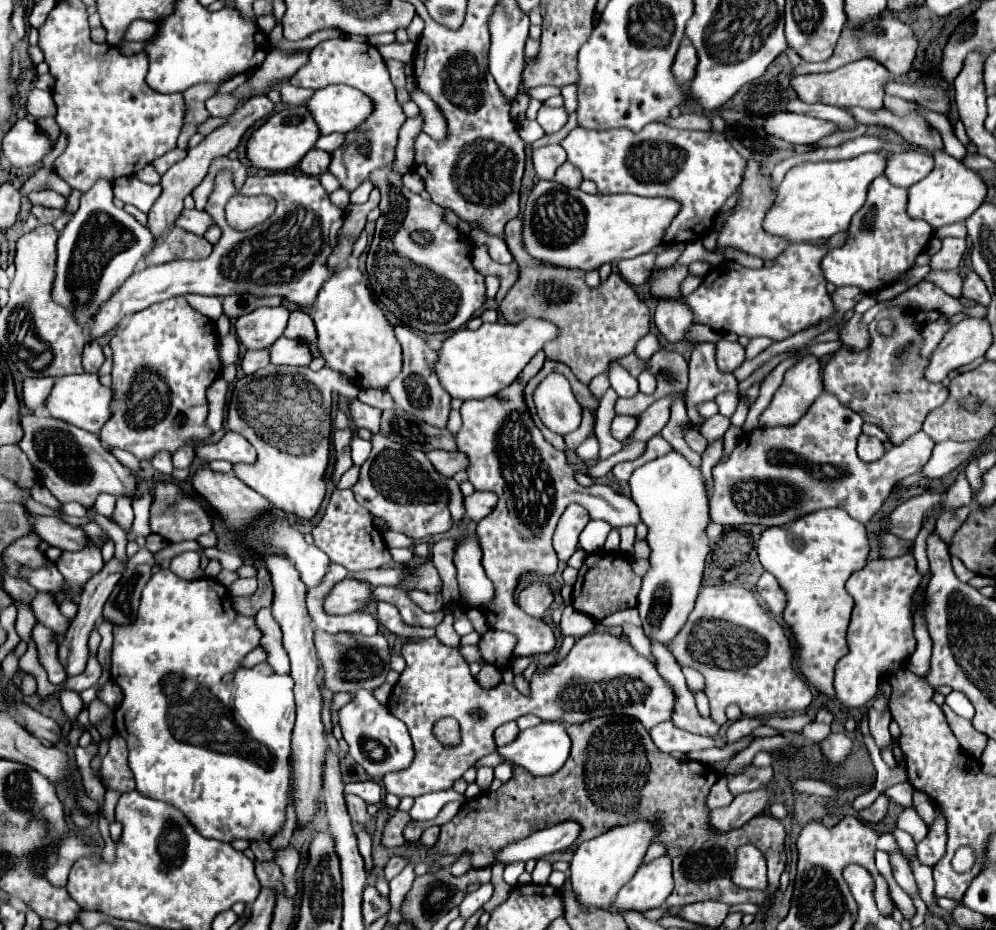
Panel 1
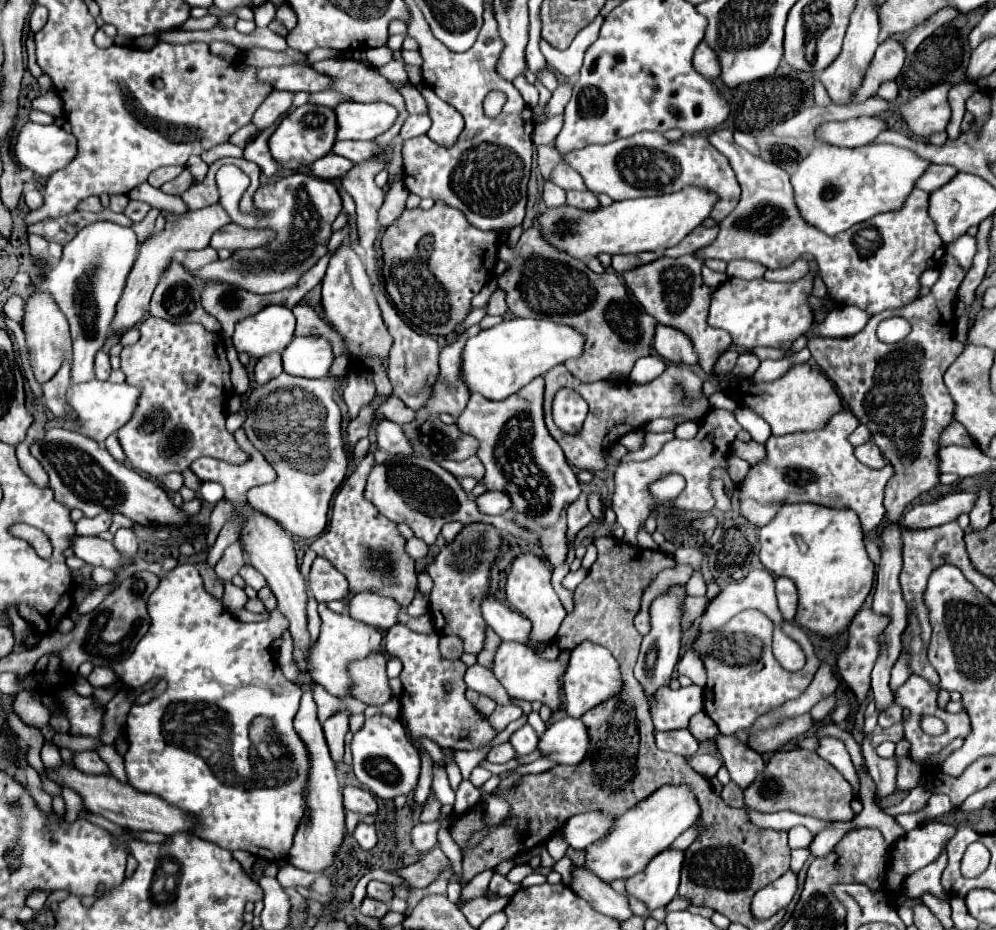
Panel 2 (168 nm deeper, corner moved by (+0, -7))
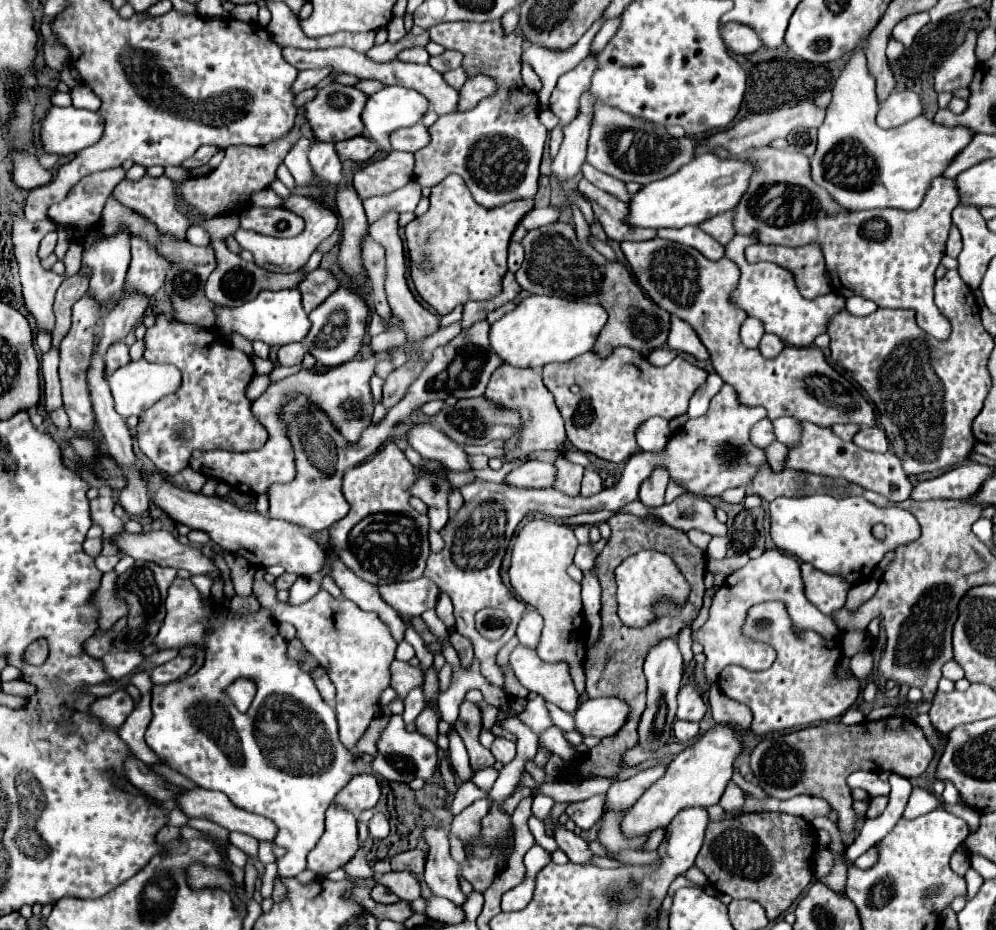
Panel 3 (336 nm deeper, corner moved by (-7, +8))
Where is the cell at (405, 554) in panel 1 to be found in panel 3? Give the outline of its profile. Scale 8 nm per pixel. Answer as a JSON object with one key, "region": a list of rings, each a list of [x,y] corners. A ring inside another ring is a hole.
{"region":[[[440,592],[440,596],[438,596],[438,602],[436,602],[436,614],[438,614],[438,618],[446,624],[446,628],[448,628],[448,630],[452,630],[452,628],[454,628],[452,602],[450,602],[450,598],[448,598],[448,594],[446,594],[446,592]]]}

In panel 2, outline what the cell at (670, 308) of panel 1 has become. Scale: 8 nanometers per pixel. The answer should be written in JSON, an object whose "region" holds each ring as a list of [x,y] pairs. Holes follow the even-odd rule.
{"region":[[[657,325],[655,331],[655,351],[669,363],[675,365],[697,365],[697,353],[693,351],[693,345],[685,333],[679,329]]]}

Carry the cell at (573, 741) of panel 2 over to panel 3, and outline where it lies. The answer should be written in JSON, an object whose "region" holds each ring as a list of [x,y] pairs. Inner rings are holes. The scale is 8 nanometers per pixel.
{"region":[[[596,698],[584,700],[574,712],[576,730],[582,736],[606,738],[616,734],[624,726],[628,716],[628,706],[616,698]]]}

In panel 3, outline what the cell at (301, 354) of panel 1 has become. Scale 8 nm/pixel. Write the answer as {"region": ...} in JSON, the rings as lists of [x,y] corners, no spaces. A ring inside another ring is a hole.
{"region":[[[338,288],[336,294],[332,294],[324,304],[320,304],[320,308],[310,312],[312,328],[304,340],[308,352],[322,366],[340,366],[348,362],[358,354],[362,346],[362,338],[366,334],[366,320],[368,320],[366,298],[348,288]]]}

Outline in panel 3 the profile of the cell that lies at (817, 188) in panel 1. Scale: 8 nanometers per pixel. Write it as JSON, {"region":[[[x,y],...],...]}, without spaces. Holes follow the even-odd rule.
{"region":[[[864,42],[848,58],[832,94],[824,124],[818,128],[818,148],[810,158],[810,176],[846,210],[918,208],[928,184],[974,136],[966,132],[968,128],[944,128],[924,116],[892,130],[878,128],[874,122],[878,100],[874,78],[866,66]]]}

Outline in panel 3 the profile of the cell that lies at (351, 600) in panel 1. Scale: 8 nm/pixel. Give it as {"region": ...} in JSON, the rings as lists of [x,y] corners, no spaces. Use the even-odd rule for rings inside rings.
{"region":[[[422,576],[412,582],[394,582],[378,586],[382,600],[392,606],[400,616],[420,616],[424,610],[434,608],[438,598],[436,584]]]}

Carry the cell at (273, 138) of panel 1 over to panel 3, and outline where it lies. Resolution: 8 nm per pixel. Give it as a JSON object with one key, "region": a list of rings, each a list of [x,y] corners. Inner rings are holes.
{"region":[[[330,84],[318,90],[318,94],[304,104],[304,118],[310,124],[310,130],[316,140],[320,142],[340,142],[354,138],[364,132],[364,126],[360,124],[360,112],[364,108],[364,100],[368,96],[354,86],[342,86],[342,84]]]}

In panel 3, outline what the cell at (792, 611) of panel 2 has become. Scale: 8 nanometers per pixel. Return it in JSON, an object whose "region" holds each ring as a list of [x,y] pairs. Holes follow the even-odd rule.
{"region":[[[800,564],[804,594],[806,598],[824,614],[832,616],[836,608],[842,608],[846,602],[846,594],[850,584],[844,578],[828,576],[810,564]]]}

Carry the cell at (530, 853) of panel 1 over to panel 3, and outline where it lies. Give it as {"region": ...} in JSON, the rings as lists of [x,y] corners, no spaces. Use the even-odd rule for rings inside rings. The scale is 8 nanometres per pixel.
{"region":[[[652,766],[628,780],[616,780],[608,792],[606,792],[606,802],[604,802],[604,812],[622,812],[628,810],[640,796],[646,792],[654,780],[658,780],[666,772],[666,766]]]}

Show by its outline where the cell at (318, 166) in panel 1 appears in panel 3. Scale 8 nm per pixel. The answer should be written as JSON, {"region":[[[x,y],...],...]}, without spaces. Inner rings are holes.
{"region":[[[362,136],[336,142],[334,148],[336,148],[336,152],[338,152],[340,158],[348,158],[348,160],[354,160],[354,162],[366,162],[378,150],[376,142],[372,142],[368,138],[362,138]]]}

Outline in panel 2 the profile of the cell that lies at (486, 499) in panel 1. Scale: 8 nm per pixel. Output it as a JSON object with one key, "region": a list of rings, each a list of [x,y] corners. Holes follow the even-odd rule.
{"region":[[[485,491],[475,501],[477,501],[479,509],[489,515],[503,515],[513,505],[513,503],[509,503],[509,495],[505,495],[505,491]]]}

